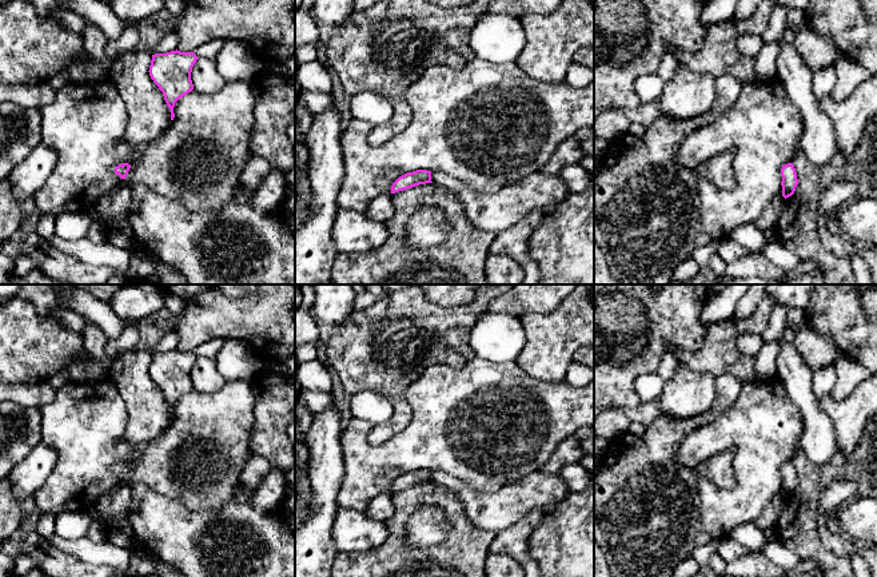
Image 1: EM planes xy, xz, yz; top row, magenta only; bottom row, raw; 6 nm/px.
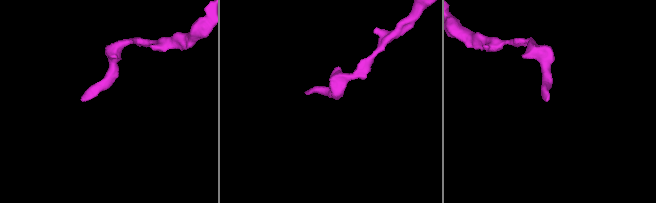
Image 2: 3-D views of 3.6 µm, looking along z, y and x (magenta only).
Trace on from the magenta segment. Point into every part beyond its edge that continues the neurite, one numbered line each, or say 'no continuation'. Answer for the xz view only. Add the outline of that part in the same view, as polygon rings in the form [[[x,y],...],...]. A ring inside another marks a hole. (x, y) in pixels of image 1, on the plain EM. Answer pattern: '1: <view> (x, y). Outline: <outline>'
no continuation

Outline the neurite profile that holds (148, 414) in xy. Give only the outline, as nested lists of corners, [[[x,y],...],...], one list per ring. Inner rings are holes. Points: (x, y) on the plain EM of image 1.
[[[129,350],[120,354],[109,371],[127,407],[127,438],[132,445],[158,438],[172,423],[163,391],[150,375],[152,353]]]

